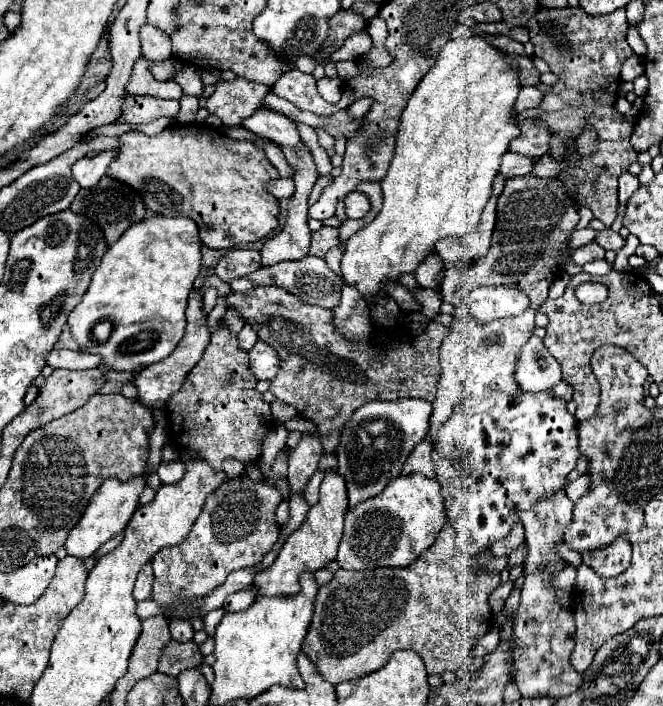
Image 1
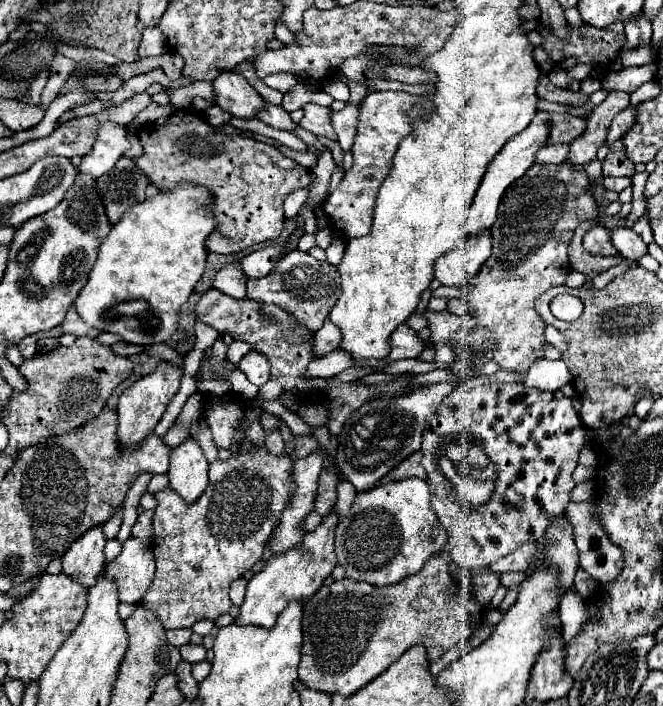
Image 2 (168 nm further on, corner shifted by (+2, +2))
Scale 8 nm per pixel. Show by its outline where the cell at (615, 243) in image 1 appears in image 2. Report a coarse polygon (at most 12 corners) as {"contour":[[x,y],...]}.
{"contour":[[611,228],[611,244],[629,260],[647,244],[629,228]]}

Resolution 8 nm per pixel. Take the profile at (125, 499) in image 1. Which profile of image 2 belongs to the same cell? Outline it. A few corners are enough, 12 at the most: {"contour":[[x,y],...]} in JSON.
{"contour":[[103,526],[89,528],[63,556],[63,572],[93,586],[103,572]]}

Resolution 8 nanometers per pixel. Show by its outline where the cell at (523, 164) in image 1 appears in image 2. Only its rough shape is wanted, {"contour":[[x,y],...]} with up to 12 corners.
{"contour":[[567,144],[543,146],[535,164],[561,164],[567,158]]}

